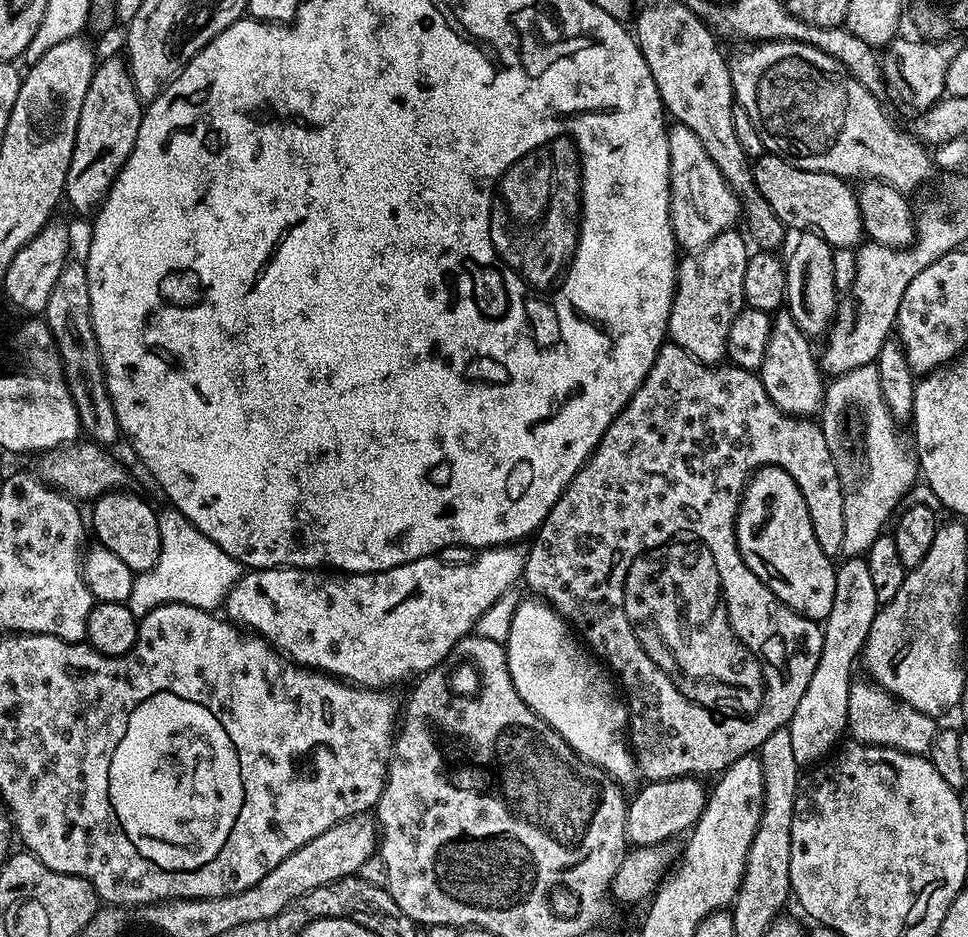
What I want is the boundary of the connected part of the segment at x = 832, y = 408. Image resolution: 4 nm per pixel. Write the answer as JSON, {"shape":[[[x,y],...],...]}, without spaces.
{"shape":[[[875,363],[860,366],[856,370],[848,371],[831,379],[825,387],[824,405],[820,411],[820,428],[826,437],[826,444],[833,456],[843,457],[844,452],[844,428],[842,426],[846,418],[846,408],[854,406],[862,420],[864,426],[864,468],[856,484],[849,489],[843,500],[843,546],[841,553],[845,557],[865,555],[870,545],[882,534],[884,524],[890,516],[897,513],[901,507],[901,500],[907,494],[915,480],[919,477],[918,461],[911,450],[911,447],[904,442],[898,432],[898,422],[893,418],[892,412],[888,406],[881,390],[881,376]]]}

